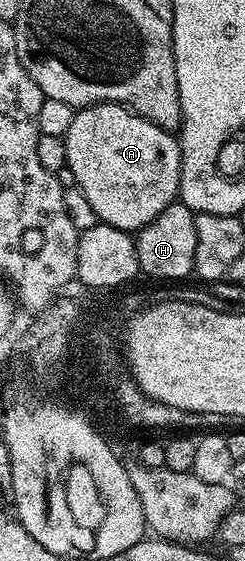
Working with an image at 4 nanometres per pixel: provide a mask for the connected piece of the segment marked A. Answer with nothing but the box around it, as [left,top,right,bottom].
[66,103,182,234]

